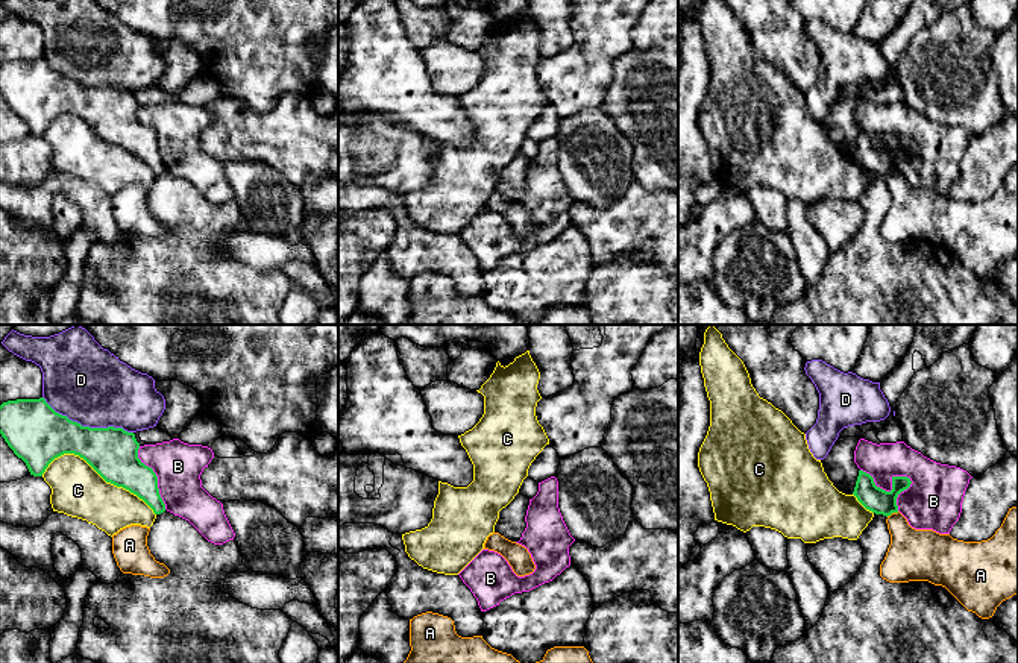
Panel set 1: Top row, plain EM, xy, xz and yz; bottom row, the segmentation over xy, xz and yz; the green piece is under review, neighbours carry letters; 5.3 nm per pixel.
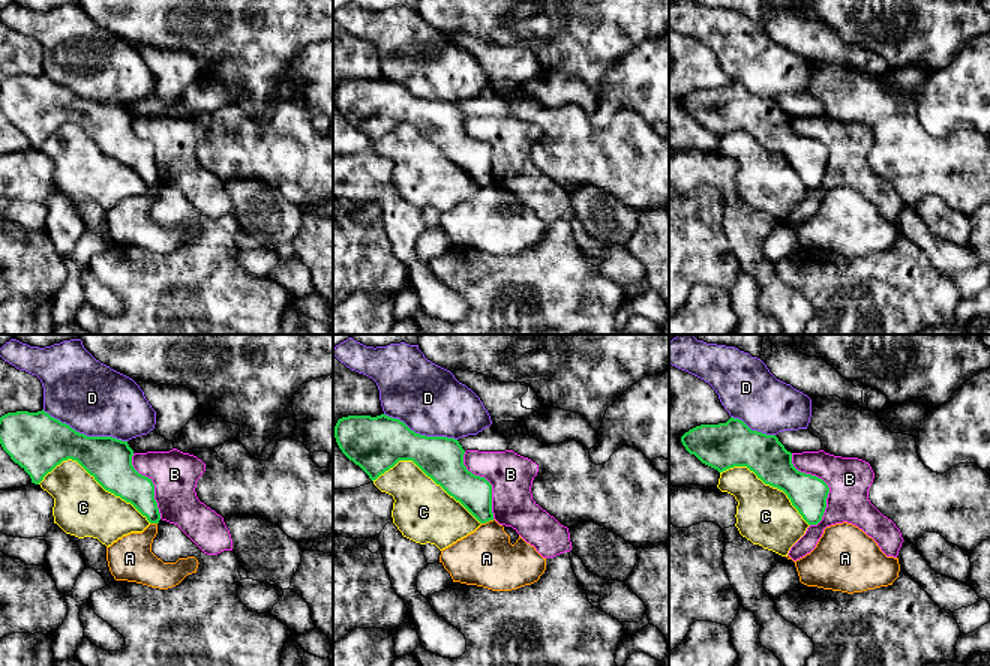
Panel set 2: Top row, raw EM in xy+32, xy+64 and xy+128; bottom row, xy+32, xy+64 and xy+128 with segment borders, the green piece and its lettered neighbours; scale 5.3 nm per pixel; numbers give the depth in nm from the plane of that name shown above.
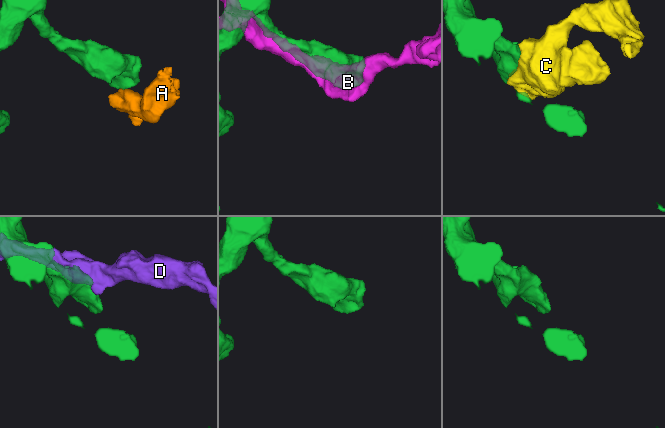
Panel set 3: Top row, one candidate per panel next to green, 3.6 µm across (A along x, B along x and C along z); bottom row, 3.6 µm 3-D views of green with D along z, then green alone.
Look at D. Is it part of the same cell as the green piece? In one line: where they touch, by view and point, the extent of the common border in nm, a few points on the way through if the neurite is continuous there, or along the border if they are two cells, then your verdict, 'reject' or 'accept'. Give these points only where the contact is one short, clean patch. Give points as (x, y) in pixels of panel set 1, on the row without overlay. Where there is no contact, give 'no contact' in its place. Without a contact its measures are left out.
contact xy (87, 87); length 500 nm; reject

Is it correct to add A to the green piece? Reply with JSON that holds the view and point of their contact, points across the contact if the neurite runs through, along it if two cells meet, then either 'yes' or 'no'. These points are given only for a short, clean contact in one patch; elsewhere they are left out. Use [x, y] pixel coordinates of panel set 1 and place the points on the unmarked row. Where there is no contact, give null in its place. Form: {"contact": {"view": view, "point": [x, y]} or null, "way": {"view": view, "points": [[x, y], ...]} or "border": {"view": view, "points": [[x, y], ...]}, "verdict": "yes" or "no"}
{"contact": {"view": "yz", "point": [892, 172]}, "border": {"view": "yz", "points": [[898, 172], [886, 176]]}, "verdict": "no"}

